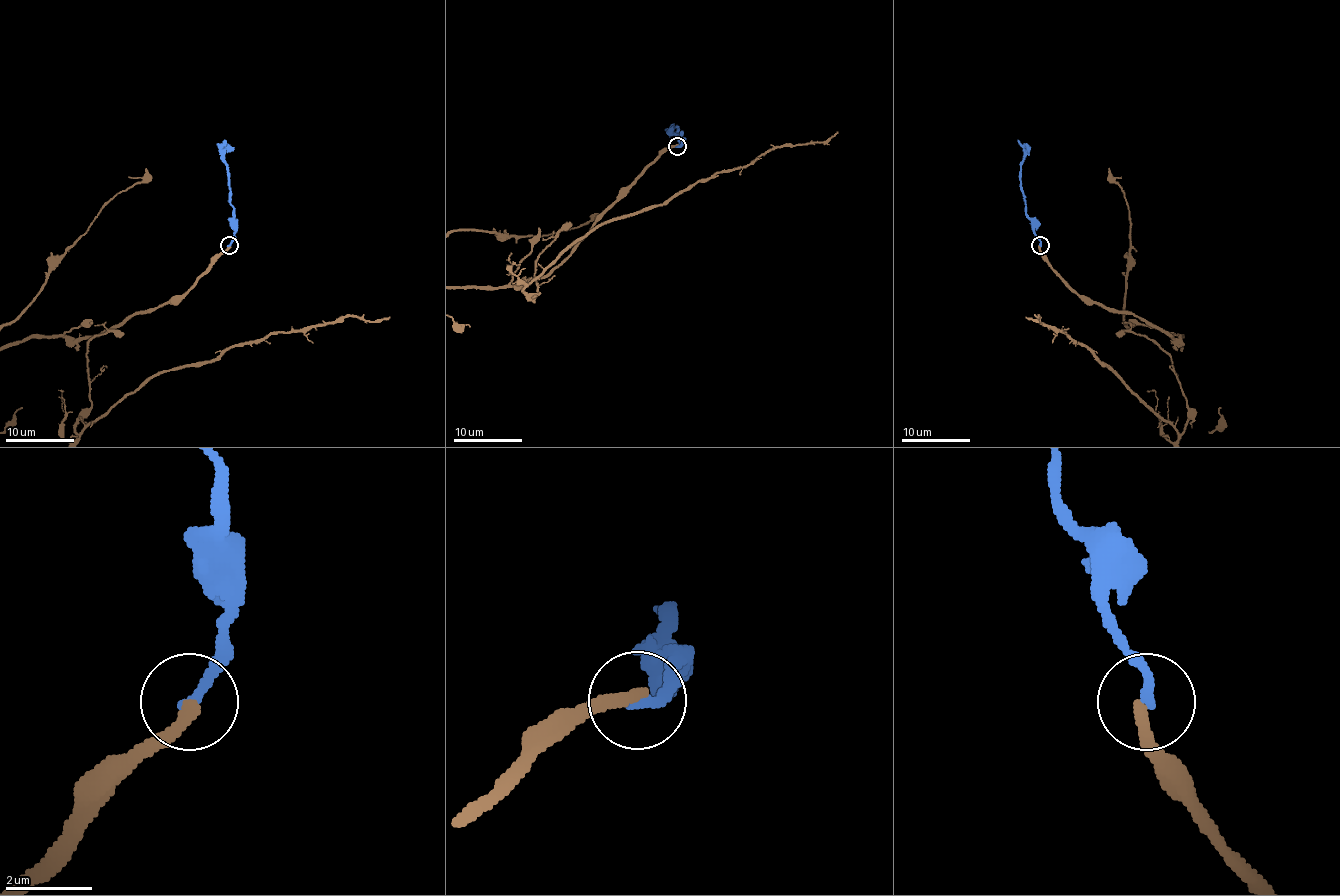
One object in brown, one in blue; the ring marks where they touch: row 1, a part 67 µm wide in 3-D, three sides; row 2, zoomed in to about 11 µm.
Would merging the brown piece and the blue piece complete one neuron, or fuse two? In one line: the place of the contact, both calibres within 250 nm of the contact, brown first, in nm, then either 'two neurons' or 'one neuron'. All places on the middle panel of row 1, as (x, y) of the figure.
(677, 146) | 300/240 nm | two neurons

